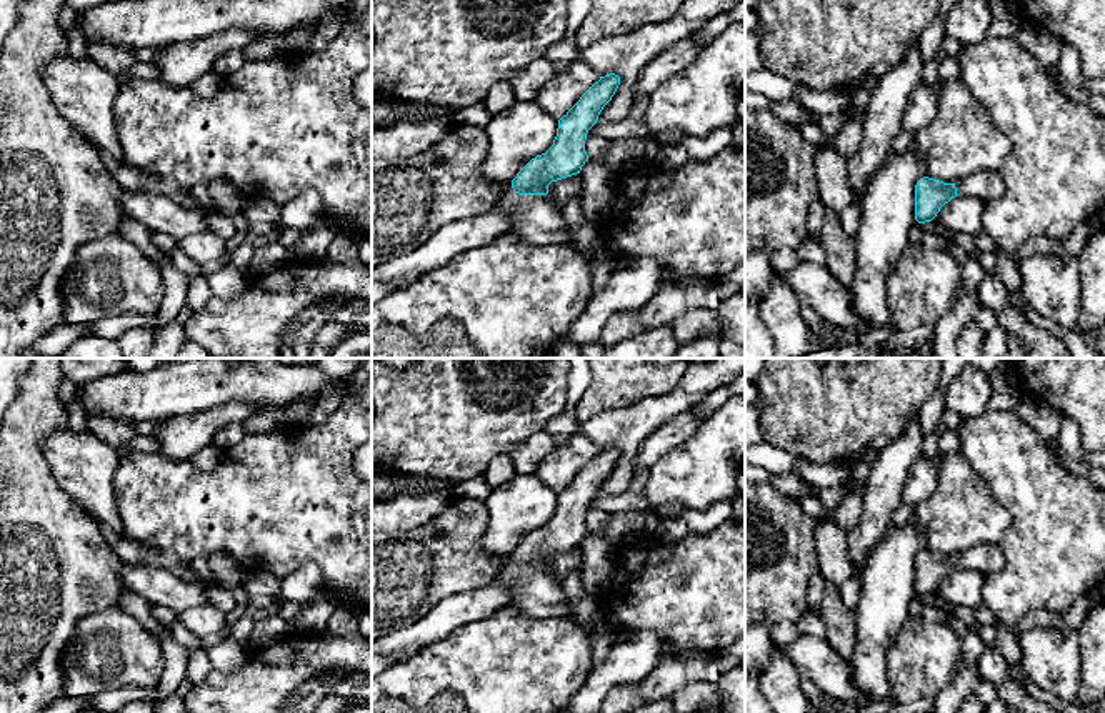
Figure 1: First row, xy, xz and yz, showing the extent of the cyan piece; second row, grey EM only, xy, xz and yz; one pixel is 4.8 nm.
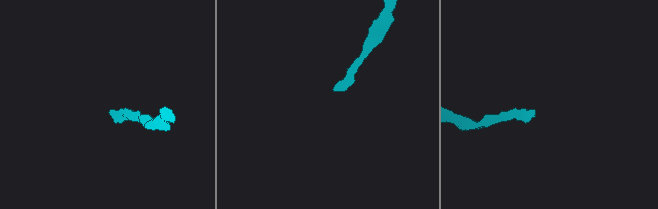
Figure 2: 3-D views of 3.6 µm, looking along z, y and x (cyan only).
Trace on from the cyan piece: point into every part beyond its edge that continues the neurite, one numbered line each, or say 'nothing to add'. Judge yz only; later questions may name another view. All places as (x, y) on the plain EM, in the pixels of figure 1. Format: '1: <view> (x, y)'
1: yz (987, 558)

